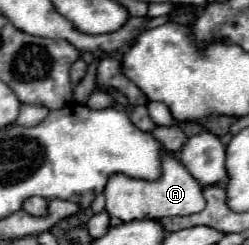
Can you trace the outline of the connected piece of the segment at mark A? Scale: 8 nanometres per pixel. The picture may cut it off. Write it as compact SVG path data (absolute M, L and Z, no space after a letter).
M161 155L161 177L155 181L131 179L127 175L115 173L109 177L105 185L105 209L111 217L119 217L121 221L133 219L159 219L159 217L173 217L173 215L193 215L205 209L205 201L201 195L201 185L187 173L181 161L171 155Z

